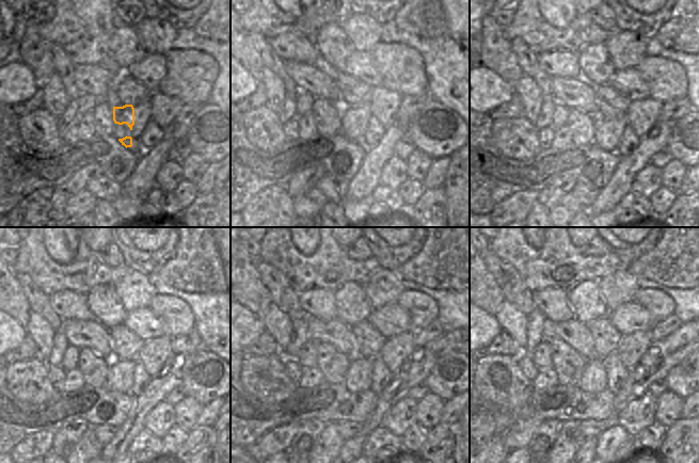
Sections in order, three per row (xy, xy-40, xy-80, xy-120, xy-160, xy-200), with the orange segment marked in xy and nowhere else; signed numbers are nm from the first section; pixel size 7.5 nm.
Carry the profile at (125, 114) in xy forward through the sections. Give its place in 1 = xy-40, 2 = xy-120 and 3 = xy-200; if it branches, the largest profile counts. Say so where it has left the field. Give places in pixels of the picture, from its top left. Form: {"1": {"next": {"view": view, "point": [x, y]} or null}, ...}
{"1": {"next": {"view": "xy-40", "point": [361, 115]}}, "2": {"next": {"view": "xy-120", "point": [120, 374]}}, "3": {"next": {"view": "xy-200", "point": [593, 379]}}}

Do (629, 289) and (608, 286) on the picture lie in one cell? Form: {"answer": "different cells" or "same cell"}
{"answer": "same cell"}

